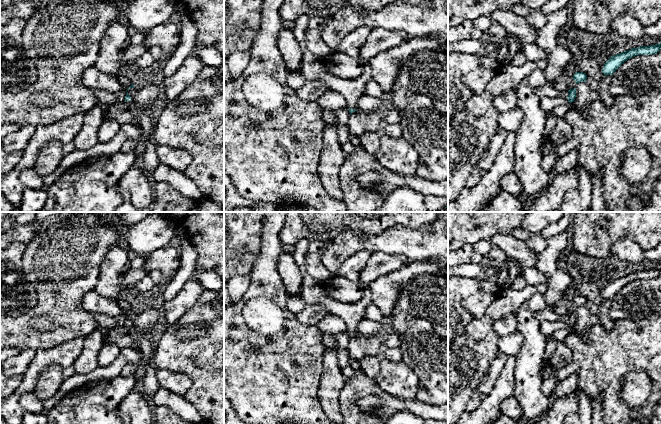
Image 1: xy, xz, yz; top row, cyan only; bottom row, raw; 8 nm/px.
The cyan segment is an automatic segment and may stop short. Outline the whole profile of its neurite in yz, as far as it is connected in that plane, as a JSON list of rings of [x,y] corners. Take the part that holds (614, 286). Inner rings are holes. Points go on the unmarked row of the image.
[[[661,267],[650,269],[650,270],[641,270],[632,272],[630,274],[618,277],[611,280],[604,288],[602,297],[607,299],[613,299],[613,297],[628,283],[638,280],[638,279],[652,279],[656,278],[661,273]]]

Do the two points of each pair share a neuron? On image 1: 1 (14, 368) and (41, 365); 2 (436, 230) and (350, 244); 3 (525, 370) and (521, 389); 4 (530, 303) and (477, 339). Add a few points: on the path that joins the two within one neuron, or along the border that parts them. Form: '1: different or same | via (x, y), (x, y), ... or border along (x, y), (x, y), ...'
1: different | border along (37, 351), (22, 376)
2: same | via (415, 241), (371, 242)
3: same | via (525, 375), (525, 384)
4: different | border along (531, 295), (514, 314)

